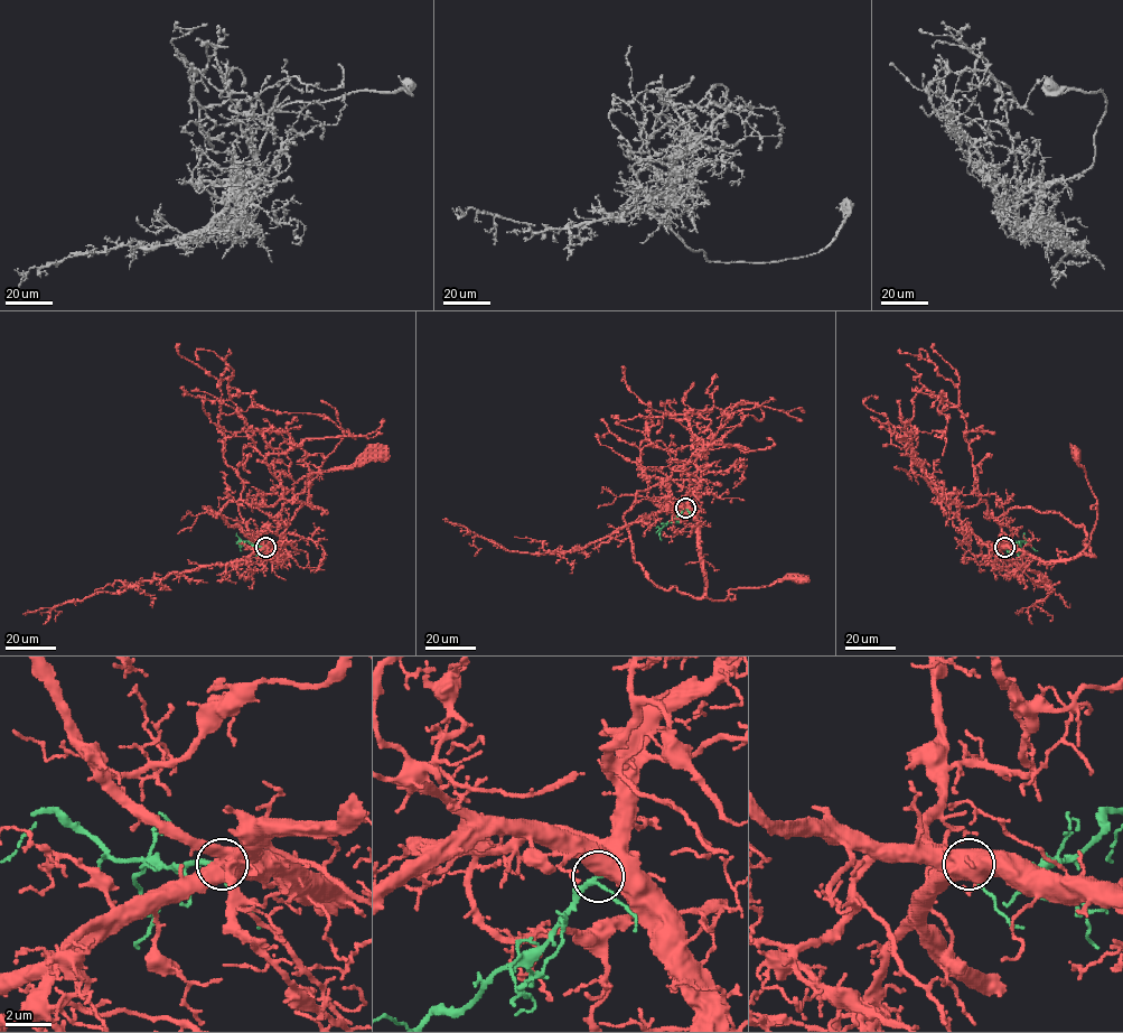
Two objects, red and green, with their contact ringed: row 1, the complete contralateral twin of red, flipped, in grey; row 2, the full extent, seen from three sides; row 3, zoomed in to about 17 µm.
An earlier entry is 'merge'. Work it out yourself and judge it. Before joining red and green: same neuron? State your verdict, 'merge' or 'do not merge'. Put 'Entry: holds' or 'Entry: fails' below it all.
merge
Entry: holds

